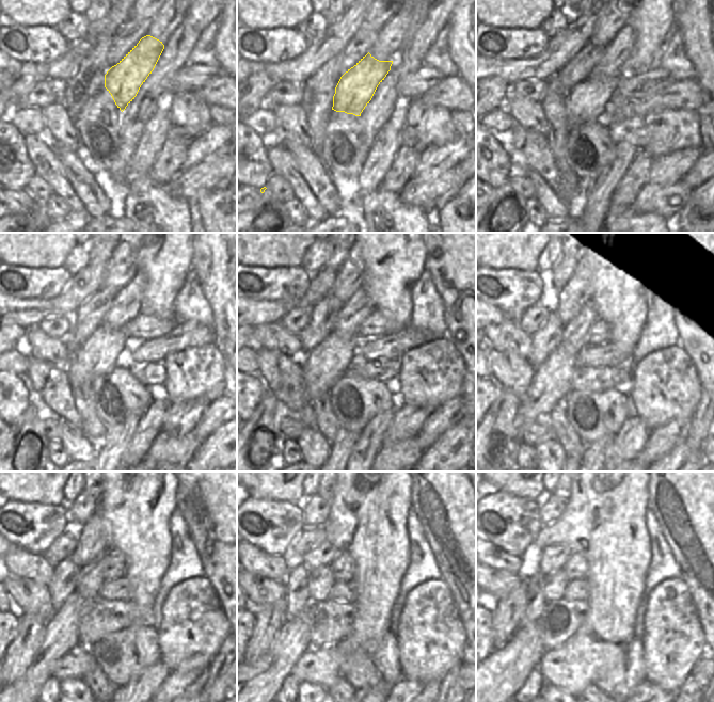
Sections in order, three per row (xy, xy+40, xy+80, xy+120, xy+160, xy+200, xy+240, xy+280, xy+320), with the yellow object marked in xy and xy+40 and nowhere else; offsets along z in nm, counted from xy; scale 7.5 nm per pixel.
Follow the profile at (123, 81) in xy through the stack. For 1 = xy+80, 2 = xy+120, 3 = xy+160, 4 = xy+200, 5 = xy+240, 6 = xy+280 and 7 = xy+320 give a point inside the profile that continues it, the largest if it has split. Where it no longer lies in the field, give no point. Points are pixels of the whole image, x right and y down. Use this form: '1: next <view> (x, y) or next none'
1: next xy+80 (587, 101)
2: next xy+120 (106, 347)
3: next xy+160 (322, 366)
4: next xy+200 (552, 380)
5: next xy+240 (62, 633)
6: next xy+280 (295, 634)
7: next xy+320 (497, 668)

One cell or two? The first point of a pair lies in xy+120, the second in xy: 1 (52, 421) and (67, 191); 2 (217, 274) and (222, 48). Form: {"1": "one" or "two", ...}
{"1": "two", "2": "one"}

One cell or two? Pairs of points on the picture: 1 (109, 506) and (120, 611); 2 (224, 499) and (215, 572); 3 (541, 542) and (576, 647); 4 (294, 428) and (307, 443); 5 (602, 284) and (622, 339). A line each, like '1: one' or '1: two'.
1: two
2: one
3: one
4: two
5: one

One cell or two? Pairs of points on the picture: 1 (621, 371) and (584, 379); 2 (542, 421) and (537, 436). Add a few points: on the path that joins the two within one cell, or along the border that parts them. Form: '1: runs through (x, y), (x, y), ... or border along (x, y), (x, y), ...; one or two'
1: runs through (612, 376), (593, 378); one
2: runs through (542, 425), (537, 433); one

